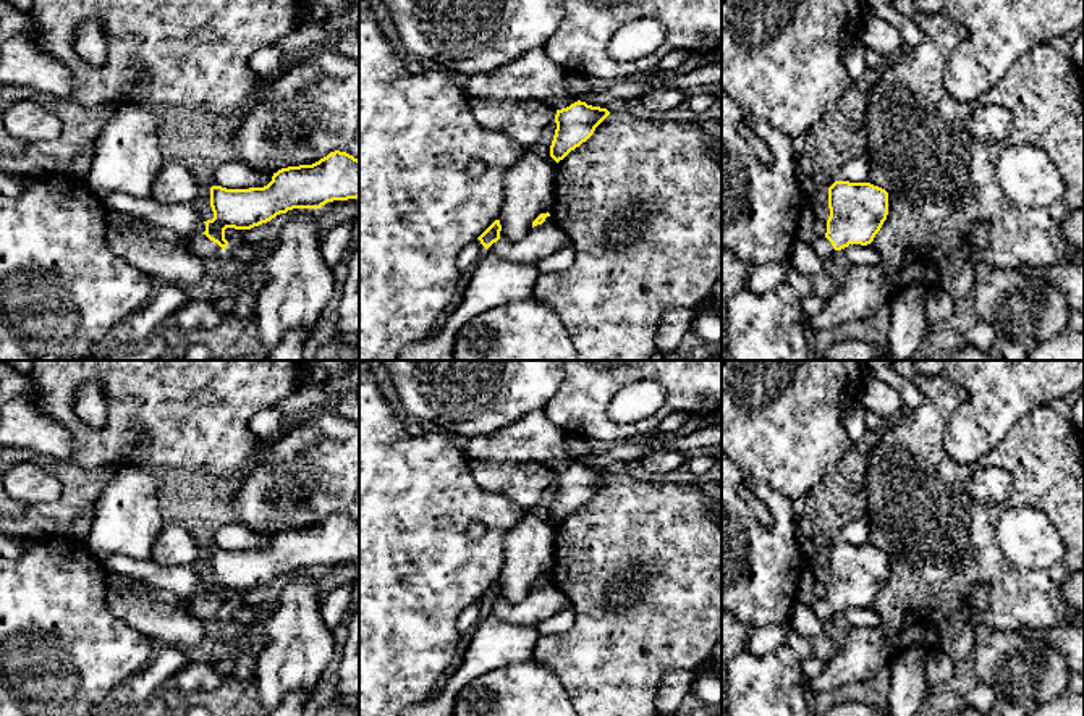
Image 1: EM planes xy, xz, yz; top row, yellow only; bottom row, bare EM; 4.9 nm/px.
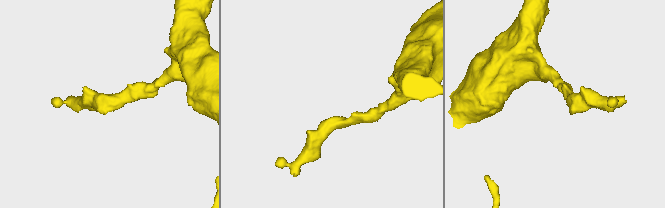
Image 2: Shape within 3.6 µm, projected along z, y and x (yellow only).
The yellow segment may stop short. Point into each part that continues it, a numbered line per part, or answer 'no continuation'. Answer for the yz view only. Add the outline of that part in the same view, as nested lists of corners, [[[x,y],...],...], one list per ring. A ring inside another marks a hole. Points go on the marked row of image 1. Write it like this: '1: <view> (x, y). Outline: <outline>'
1: yz (822, 246). Outline: [[[819,236],[811,242],[811,247],[815,251],[815,254],[822,259],[830,259],[835,252],[832,242],[825,236]]]

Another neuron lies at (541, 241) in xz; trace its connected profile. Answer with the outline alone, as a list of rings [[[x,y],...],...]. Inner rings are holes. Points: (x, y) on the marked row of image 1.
[[[547,217],[542,225],[531,228],[524,238],[514,242],[498,239],[489,249],[497,251],[502,259],[510,262],[537,265],[566,244],[570,244],[568,234]]]

